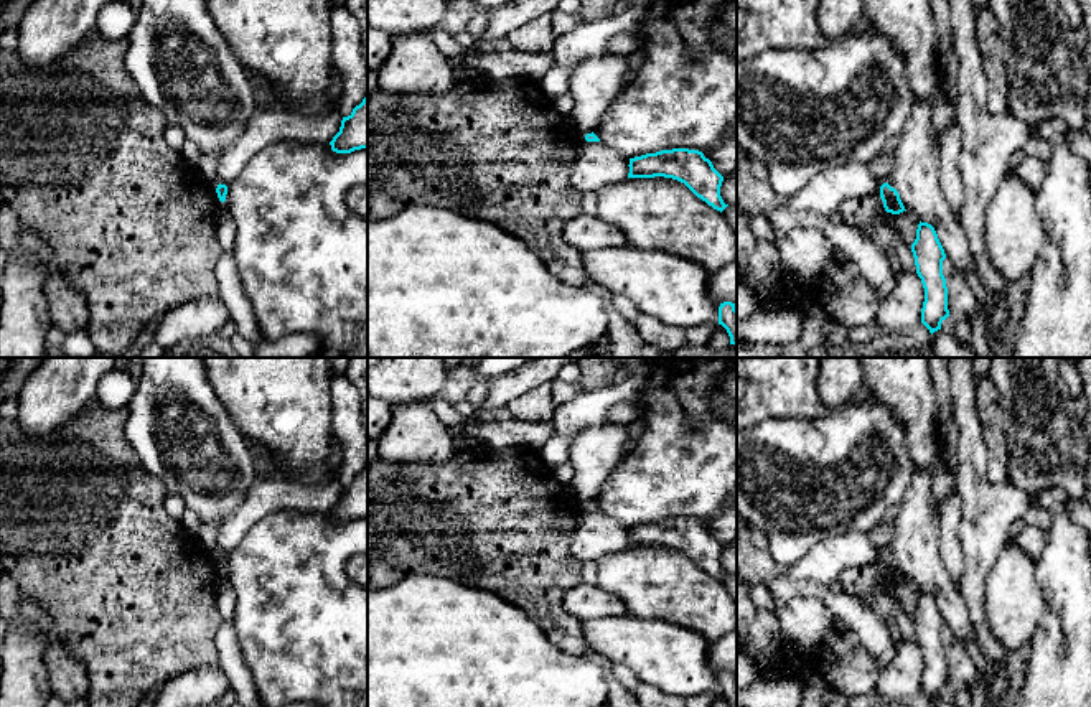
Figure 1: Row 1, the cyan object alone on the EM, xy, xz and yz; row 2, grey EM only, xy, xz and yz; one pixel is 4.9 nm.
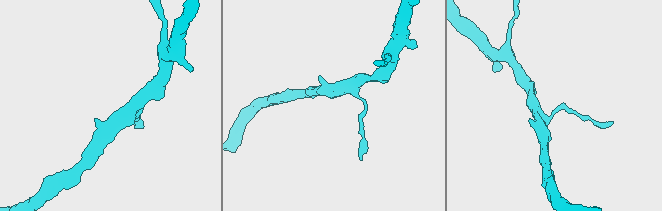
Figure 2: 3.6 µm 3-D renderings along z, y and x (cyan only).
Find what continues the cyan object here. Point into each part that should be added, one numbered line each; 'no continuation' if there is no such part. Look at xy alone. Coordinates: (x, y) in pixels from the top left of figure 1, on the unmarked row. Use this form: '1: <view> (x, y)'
no continuation

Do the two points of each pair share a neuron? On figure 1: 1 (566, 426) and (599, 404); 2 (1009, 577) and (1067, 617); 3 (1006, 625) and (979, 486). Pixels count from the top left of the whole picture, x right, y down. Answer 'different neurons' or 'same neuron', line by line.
1: same neuron
2: different neurons
3: different neurons

